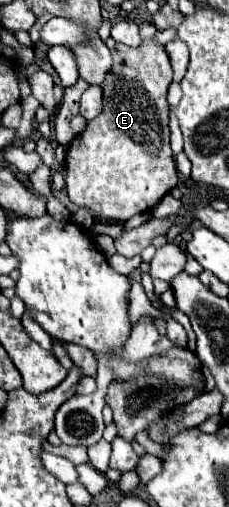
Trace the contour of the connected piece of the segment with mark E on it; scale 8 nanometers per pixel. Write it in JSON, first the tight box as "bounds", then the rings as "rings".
{"bounds":[65,24,177,222],"rings":[[[141,24],[139,26],[139,32],[141,32],[141,38],[143,38],[143,44],[141,46],[125,46],[125,44],[115,44],[115,48],[111,50],[111,56],[113,56],[113,64],[109,68],[109,72],[105,74],[105,80],[101,84],[103,88],[103,110],[97,118],[93,118],[91,122],[87,122],[87,128],[77,134],[73,138],[73,142],[69,144],[67,152],[65,152],[65,182],[67,182],[67,194],[69,194],[69,200],[77,206],[83,206],[87,210],[91,210],[99,220],[105,220],[105,222],[125,222],[137,214],[145,214],[149,210],[153,210],[157,206],[157,202],[167,194],[171,192],[175,186],[177,186],[177,168],[175,168],[175,160],[173,160],[173,152],[171,152],[171,146],[169,146],[169,104],[167,104],[167,88],[173,80],[173,70],[171,70],[171,62],[169,62],[169,54],[165,50],[163,44],[157,44],[153,38],[157,34],[157,28],[153,24]]]}

